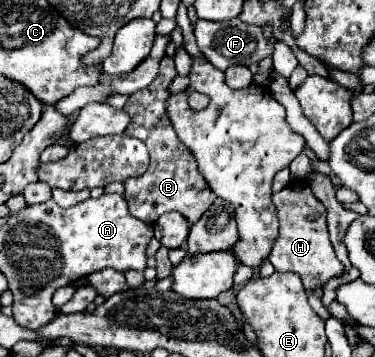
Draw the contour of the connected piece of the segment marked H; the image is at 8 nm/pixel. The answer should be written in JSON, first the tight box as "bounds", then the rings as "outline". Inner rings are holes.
{"bounds":[269,181,345,289],"outline":[[[293,181],[283,191],[273,195],[273,203],[277,207],[279,217],[279,237],[273,245],[269,261],[279,273],[297,273],[305,285],[305,289],[317,289],[325,285],[331,277],[339,277],[345,267],[335,257],[333,245],[327,233],[327,209],[325,205],[311,193],[307,181]]]}

